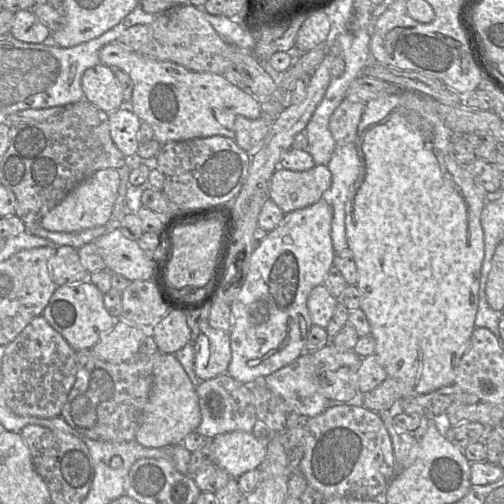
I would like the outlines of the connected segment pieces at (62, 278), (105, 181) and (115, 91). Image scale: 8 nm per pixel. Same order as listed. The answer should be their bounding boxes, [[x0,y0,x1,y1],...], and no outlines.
[[48,246,89,285],[39,168,120,233],[81,63,125,113]]

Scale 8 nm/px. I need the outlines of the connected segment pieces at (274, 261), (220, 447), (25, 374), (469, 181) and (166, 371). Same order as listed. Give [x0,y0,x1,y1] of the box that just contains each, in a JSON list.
[[227,198,335,385],[207,431,266,479],[1,316,76,416],[345,91,487,397],[135,354,201,448]]

